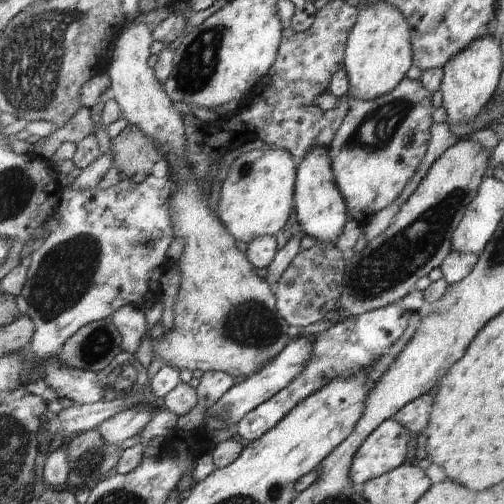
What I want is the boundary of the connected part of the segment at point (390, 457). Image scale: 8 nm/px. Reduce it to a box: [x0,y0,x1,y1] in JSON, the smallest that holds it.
[349,419,412,485]

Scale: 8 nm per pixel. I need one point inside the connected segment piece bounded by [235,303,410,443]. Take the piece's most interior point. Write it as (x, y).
(354, 343)

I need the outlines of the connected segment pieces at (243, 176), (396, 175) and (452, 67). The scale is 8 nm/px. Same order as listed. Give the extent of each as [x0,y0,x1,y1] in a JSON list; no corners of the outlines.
[[217,147,295,243],[327,77,432,226],[440,36,502,124]]

